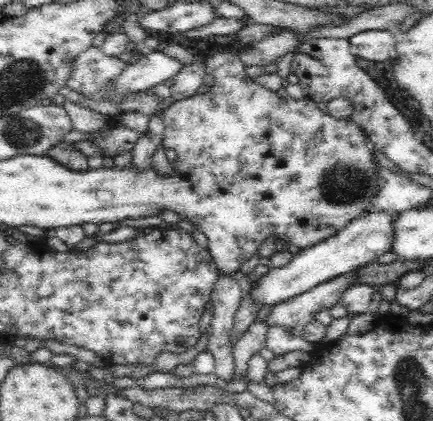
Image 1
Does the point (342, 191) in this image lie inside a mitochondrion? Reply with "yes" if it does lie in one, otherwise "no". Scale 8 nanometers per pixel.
yes

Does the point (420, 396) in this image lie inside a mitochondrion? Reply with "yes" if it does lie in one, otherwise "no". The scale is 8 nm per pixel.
yes

